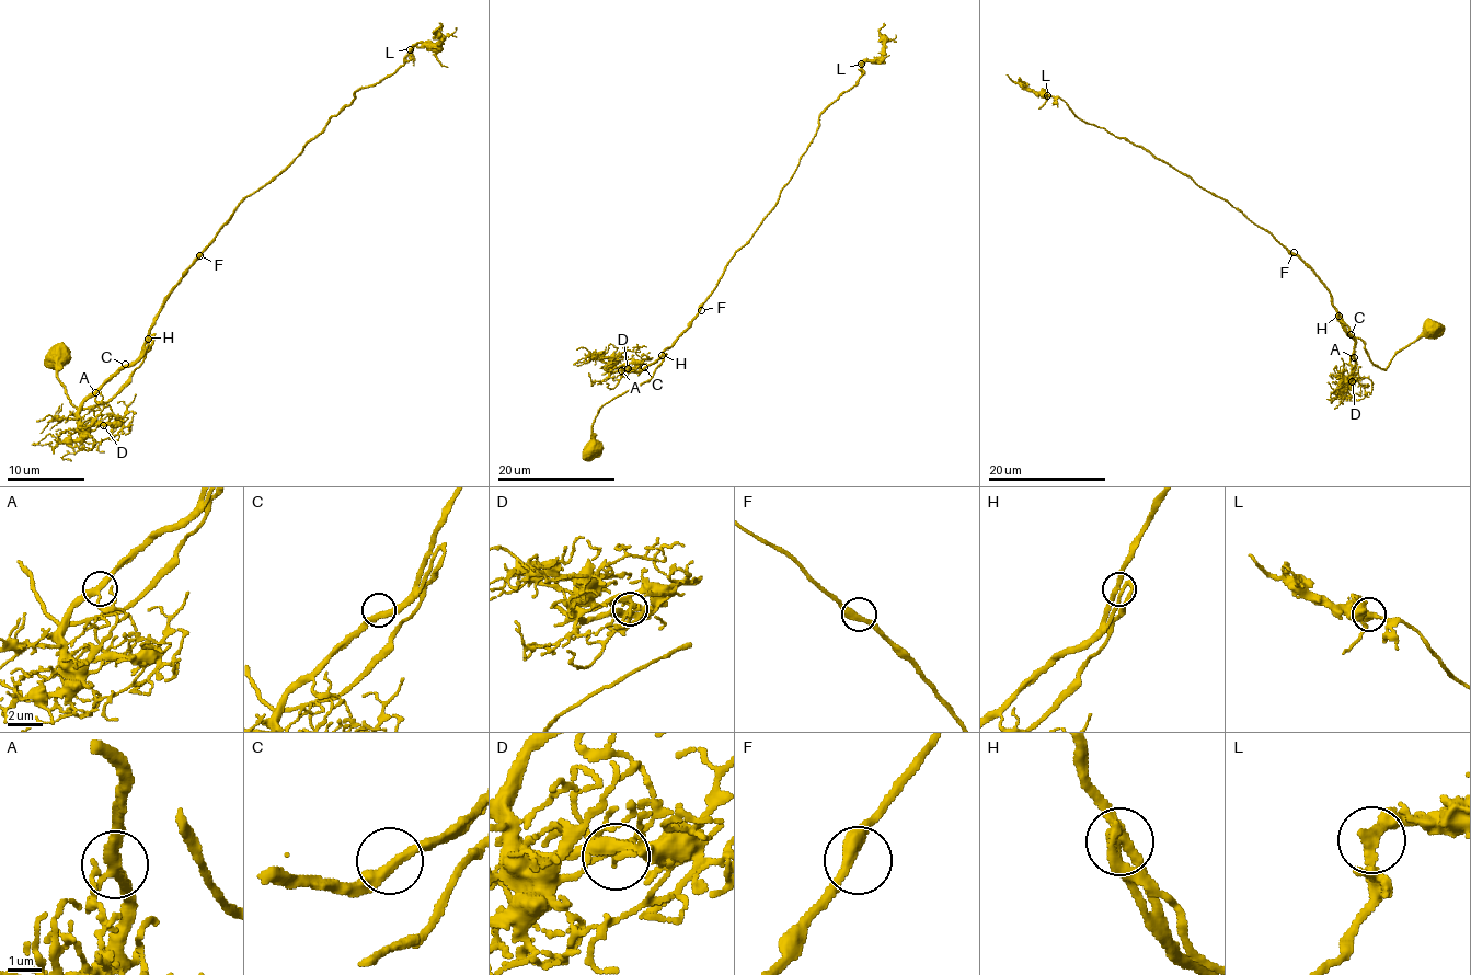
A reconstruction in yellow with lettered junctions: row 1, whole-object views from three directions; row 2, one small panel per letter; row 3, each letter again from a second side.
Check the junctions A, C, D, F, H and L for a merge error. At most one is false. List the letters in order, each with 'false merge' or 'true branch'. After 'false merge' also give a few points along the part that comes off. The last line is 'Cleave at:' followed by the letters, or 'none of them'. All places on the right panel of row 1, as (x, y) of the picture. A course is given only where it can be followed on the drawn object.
A: true branch
C: true branch
D: true branch
F: true branch
H: true branch
L: true branch
Cleave at: none of them

